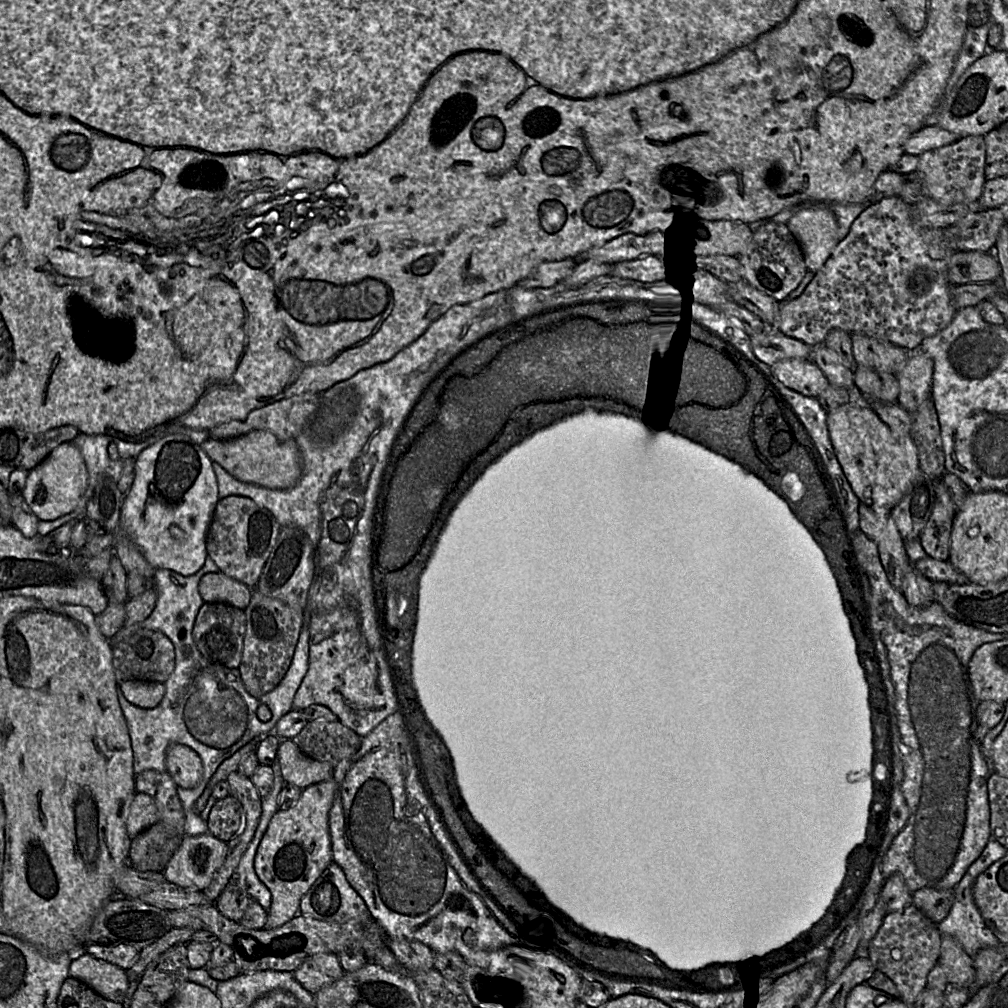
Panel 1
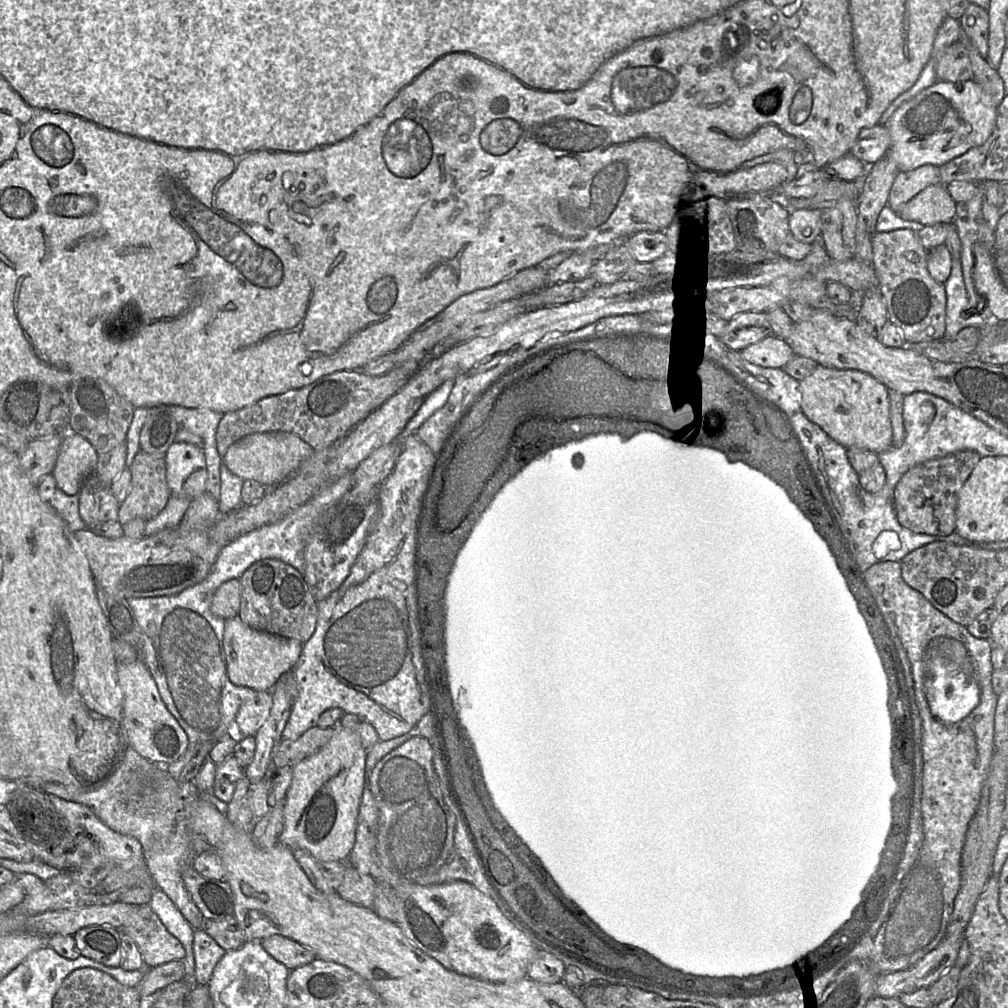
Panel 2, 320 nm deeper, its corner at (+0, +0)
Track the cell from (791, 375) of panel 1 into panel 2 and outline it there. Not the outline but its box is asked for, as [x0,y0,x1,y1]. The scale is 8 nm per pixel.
[741,335,795,369]

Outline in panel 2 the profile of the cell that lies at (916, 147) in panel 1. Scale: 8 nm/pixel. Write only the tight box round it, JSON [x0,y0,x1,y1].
[850,125,890,167]

